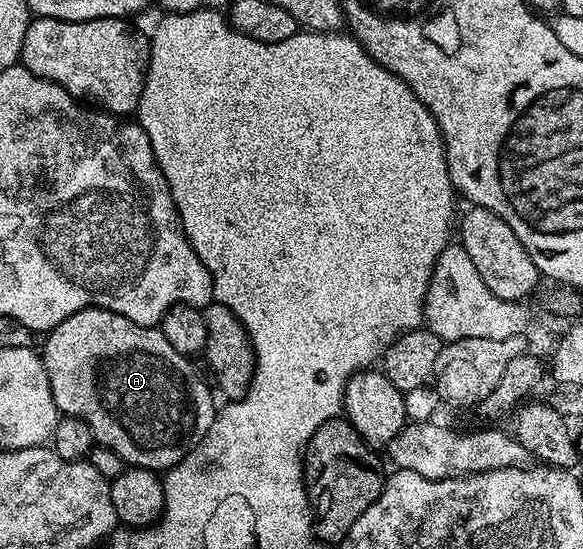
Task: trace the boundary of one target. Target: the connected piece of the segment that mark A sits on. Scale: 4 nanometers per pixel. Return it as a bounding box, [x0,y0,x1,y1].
[42,308,217,470]

